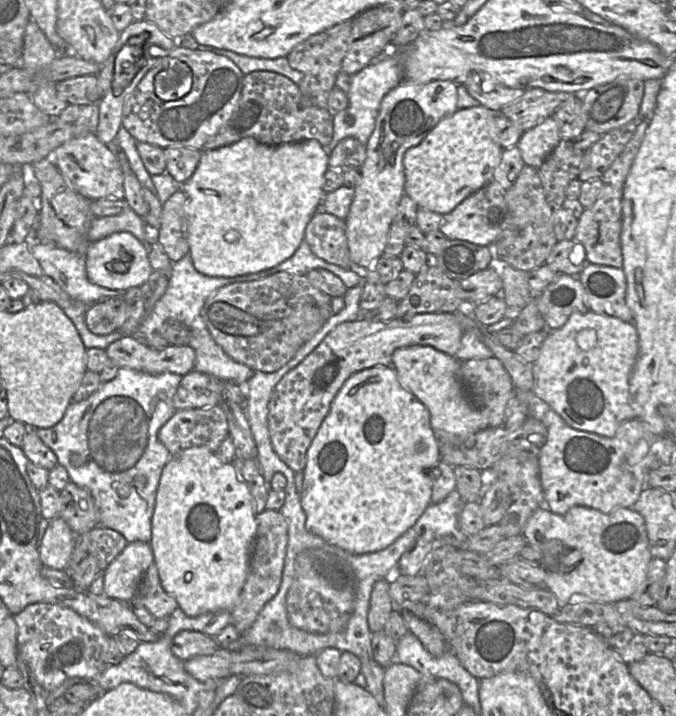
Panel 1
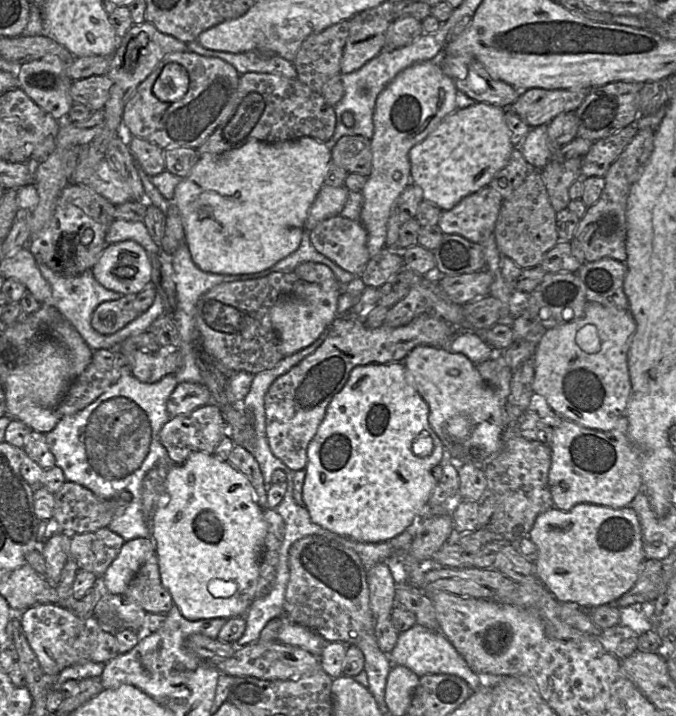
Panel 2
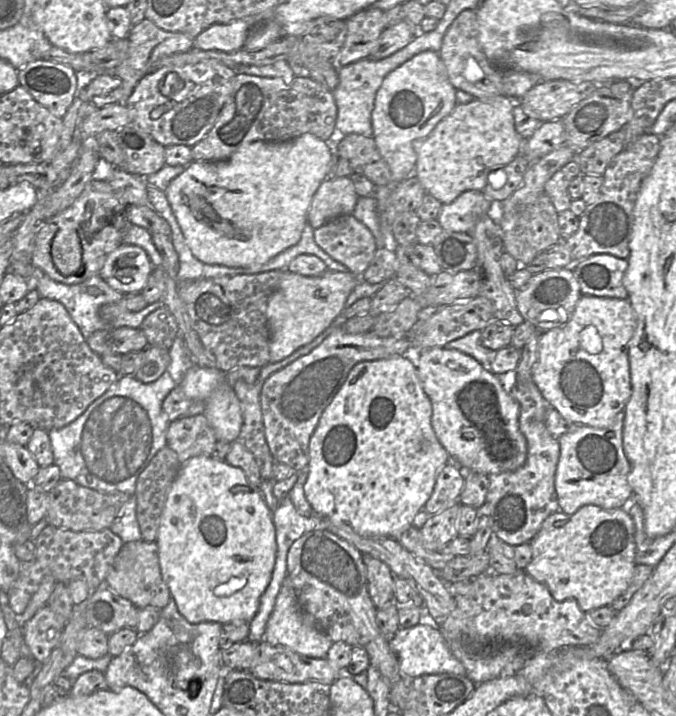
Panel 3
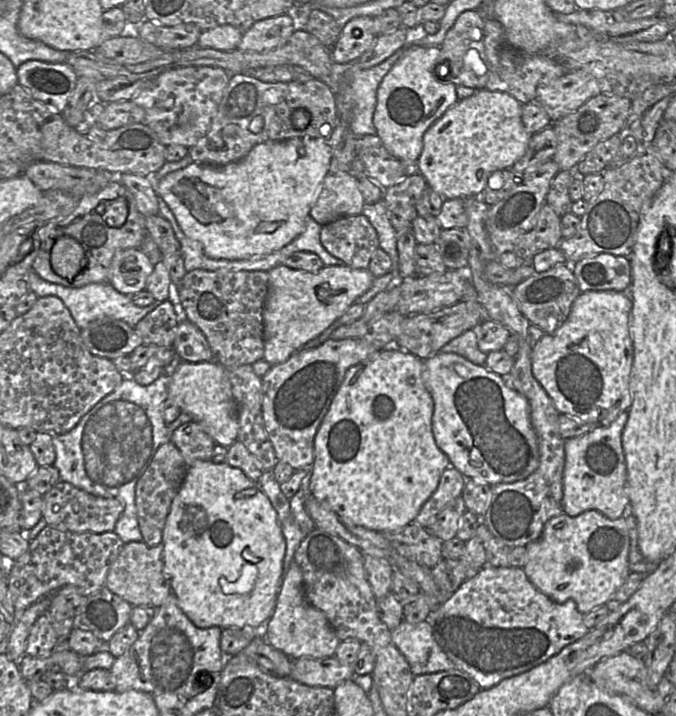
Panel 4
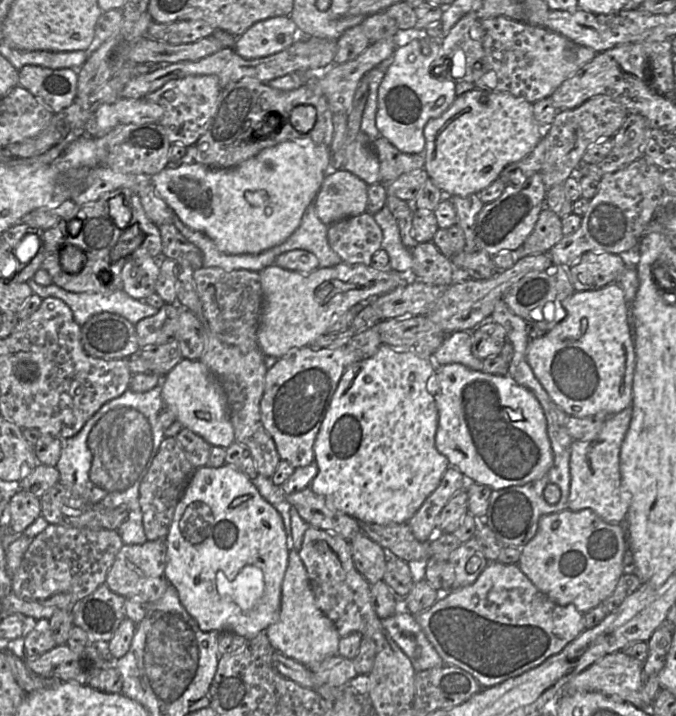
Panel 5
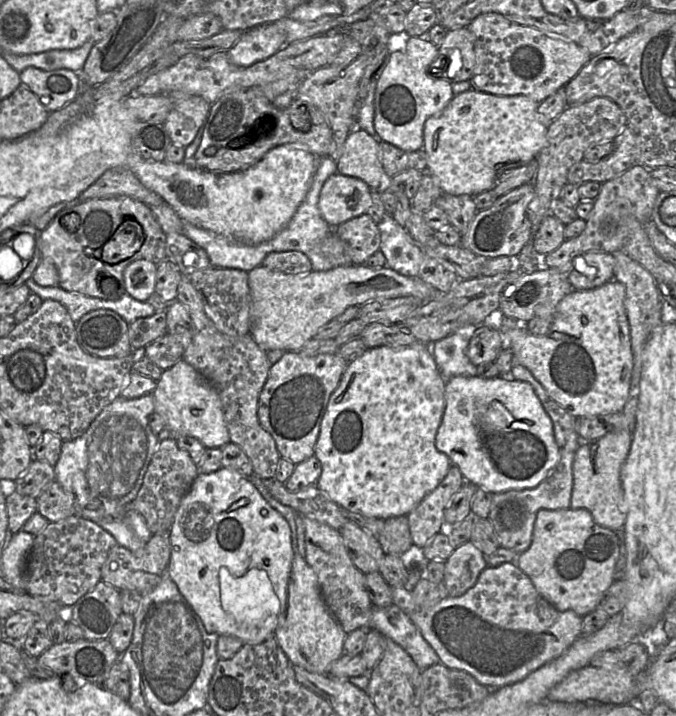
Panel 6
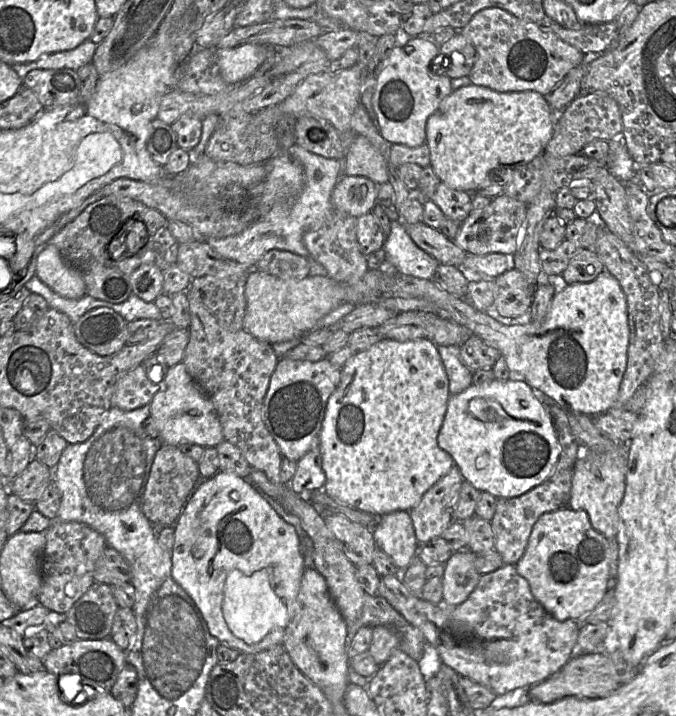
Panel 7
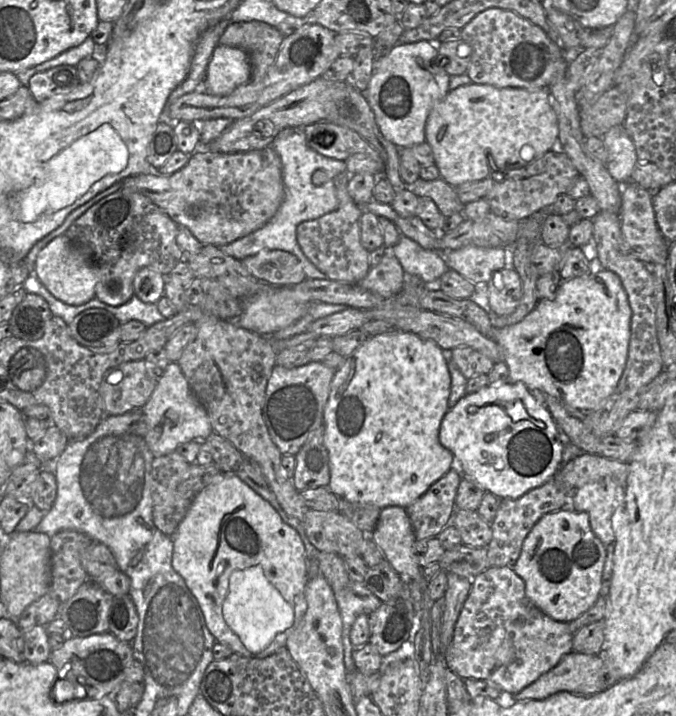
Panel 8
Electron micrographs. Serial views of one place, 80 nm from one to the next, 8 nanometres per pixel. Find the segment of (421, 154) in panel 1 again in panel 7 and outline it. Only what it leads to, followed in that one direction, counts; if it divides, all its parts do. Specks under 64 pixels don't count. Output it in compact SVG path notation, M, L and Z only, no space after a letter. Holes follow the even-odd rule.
M470 84L463 86L447 96L440 104L438 109L428 118L426 123L426 144L430 149L431 167L439 179L449 187L464 191L474 192L476 189L485 186L490 180L490 175L494 179L494 173L506 168L517 168L532 161L536 156L542 153L549 141L552 139L555 130L556 112L550 107L547 98L535 91L522 92L497 92L488 87Z

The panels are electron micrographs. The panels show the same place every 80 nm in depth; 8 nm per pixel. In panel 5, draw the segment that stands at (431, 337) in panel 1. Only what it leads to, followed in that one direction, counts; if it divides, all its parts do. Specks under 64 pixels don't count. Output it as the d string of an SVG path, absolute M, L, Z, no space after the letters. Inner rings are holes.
M350 346L336 349L303 347L290 350L268 369L260 403L261 421L273 439L280 459L286 460L294 468L307 466L314 461L314 442L340 379L351 365L361 360L362 355Z

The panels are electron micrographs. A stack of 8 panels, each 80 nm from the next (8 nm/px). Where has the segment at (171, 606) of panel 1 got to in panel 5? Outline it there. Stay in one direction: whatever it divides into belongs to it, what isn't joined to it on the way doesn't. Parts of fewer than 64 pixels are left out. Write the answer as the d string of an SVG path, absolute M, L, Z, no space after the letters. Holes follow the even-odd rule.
M165 538L146 541L143 544L124 544L110 567L105 584L115 593L125 598L151 604L162 597L169 581L165 575L167 563L167 543Z

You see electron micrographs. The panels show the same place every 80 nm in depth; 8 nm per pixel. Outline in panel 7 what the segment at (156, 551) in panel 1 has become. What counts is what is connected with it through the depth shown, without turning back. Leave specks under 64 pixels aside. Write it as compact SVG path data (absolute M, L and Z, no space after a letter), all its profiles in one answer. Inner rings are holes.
M218 471L204 480L185 504L175 523L175 538L172 548L172 576L188 593L200 609L212 636L243 654L258 653L283 644L285 629L296 615L296 601L304 573L301 543L295 528L286 523L271 505L242 477L233 472Z

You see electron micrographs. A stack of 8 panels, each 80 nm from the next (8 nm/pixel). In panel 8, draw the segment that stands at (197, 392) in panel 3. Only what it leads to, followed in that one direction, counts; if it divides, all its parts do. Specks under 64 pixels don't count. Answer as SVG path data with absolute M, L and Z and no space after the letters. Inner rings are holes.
M177 362L166 367L142 414L148 426L144 439L154 457L168 455L190 441L205 441L213 433L206 409L194 396Z

